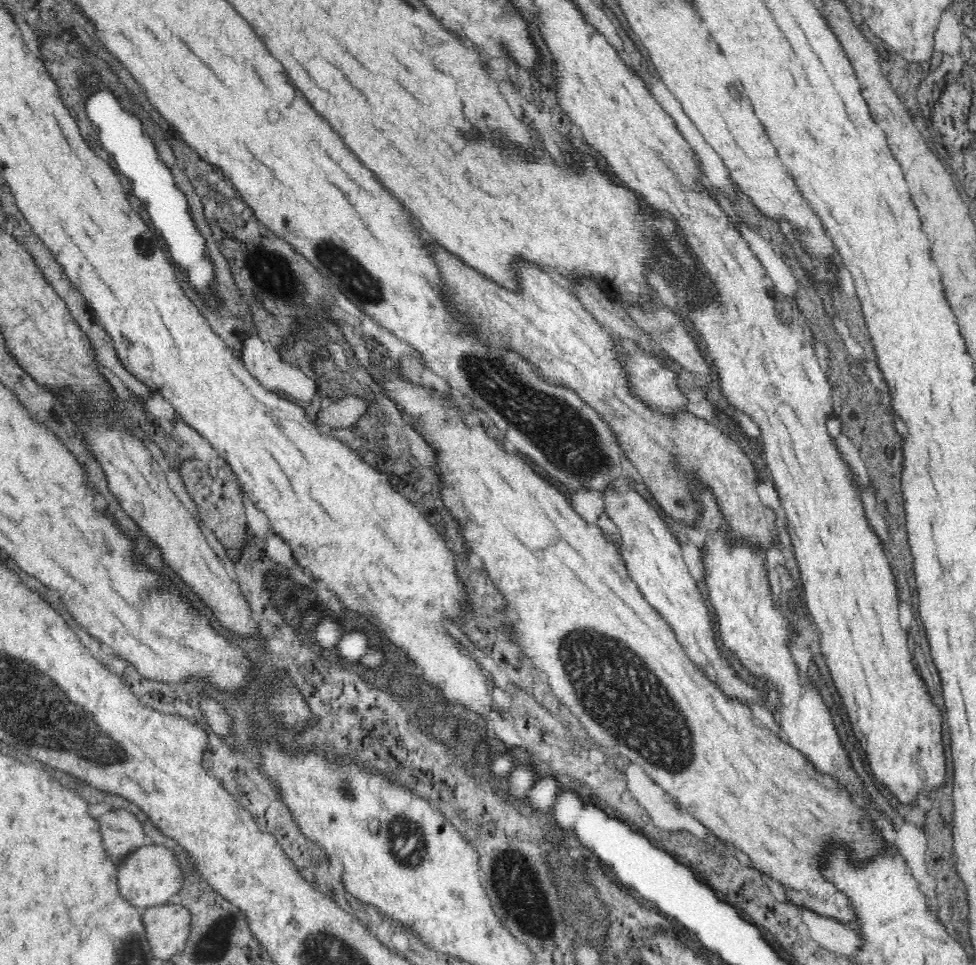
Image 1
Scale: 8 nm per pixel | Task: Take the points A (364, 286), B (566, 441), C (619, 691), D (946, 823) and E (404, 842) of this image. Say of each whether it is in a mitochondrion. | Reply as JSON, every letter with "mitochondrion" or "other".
{"A":"mitochondrion","B":"mitochondrion","C":"mitochondrion","D":"other","E":"mitochondrion"}

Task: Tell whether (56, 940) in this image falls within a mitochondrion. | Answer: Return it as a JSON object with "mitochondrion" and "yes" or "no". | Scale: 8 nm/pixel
{"mitochondrion":"no"}

